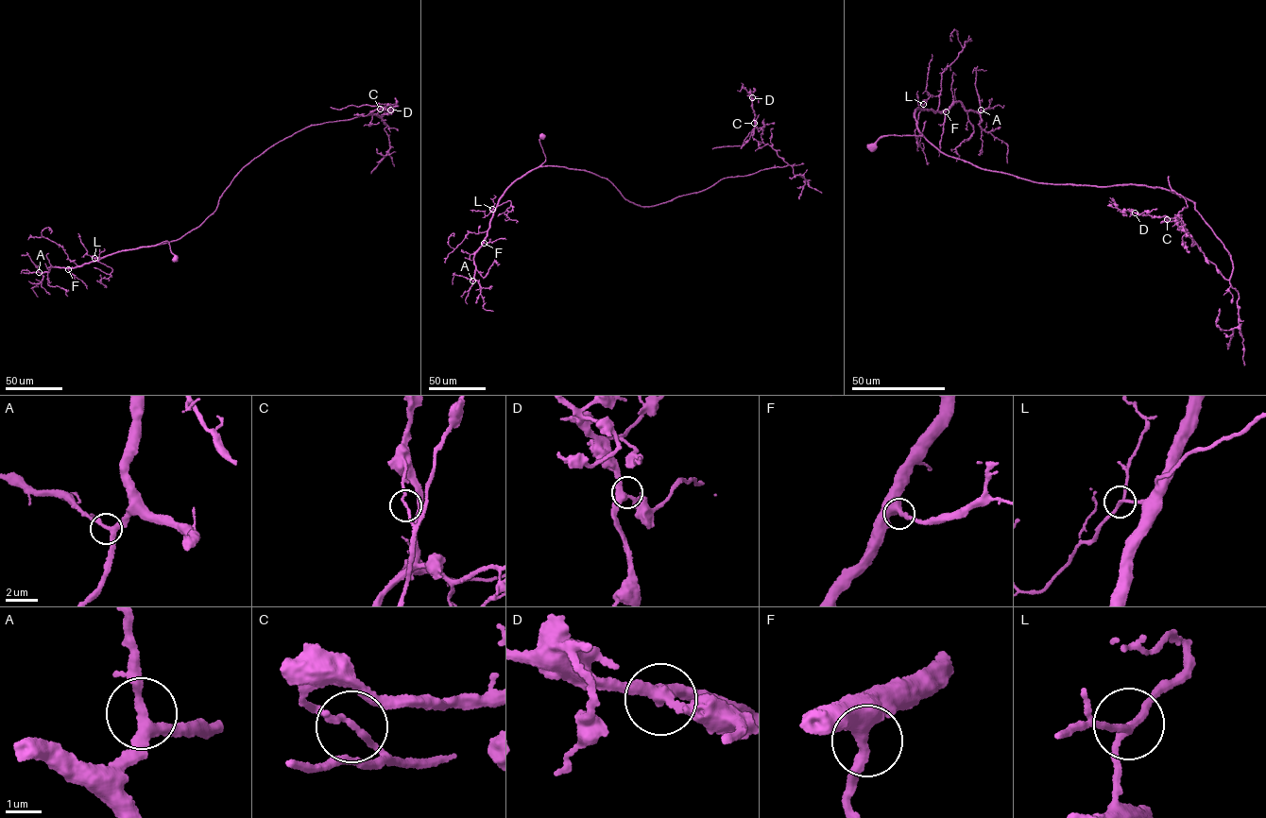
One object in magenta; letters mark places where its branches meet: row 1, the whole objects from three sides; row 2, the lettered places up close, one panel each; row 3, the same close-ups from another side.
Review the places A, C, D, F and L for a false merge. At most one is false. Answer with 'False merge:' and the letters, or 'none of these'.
False merge: C

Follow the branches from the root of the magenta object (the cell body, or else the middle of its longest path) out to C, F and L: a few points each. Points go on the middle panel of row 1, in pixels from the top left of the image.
C: (542, 135), (539, 166), (590, 172), (652, 206), (788, 165), (752, 137), (754, 123)
F: (542, 135), (539, 142), (544, 161), (516, 179), (504, 191), (484, 243)
L: (542, 135), (539, 142), (544, 161), (512, 182), (492, 209)

